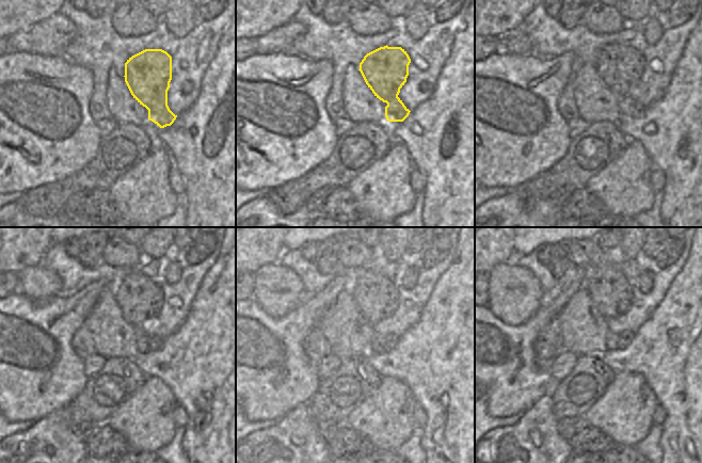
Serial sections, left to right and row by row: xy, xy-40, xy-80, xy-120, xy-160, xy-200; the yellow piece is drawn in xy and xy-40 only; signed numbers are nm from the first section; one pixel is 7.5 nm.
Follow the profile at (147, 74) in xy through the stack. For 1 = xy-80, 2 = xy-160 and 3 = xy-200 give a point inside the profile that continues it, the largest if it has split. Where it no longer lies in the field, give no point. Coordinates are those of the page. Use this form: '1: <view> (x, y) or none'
1: xy-80 (620, 66)
2: xy-160 (376, 296)
3: xy-200 (611, 293)

